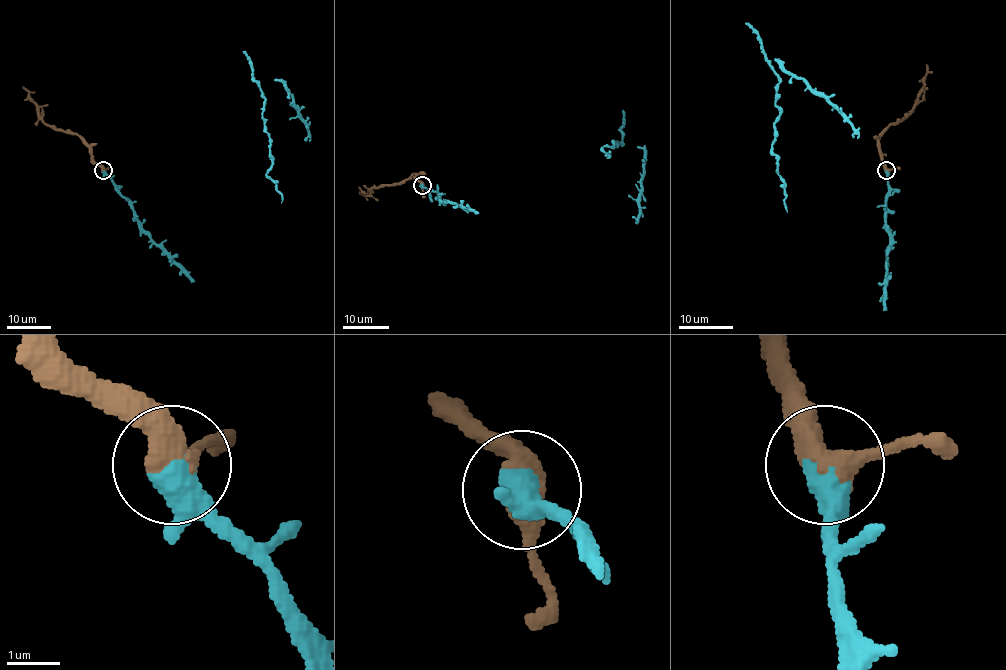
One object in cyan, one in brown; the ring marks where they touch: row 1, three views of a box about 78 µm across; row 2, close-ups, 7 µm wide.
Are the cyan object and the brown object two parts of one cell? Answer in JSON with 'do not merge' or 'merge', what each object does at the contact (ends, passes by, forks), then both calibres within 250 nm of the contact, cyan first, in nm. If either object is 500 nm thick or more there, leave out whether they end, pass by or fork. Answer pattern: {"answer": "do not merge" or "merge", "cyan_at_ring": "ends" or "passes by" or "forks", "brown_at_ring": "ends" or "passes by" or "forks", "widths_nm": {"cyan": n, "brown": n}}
{"answer": "merge", "widths_nm": {"cyan": 380, "brown": 500}}

